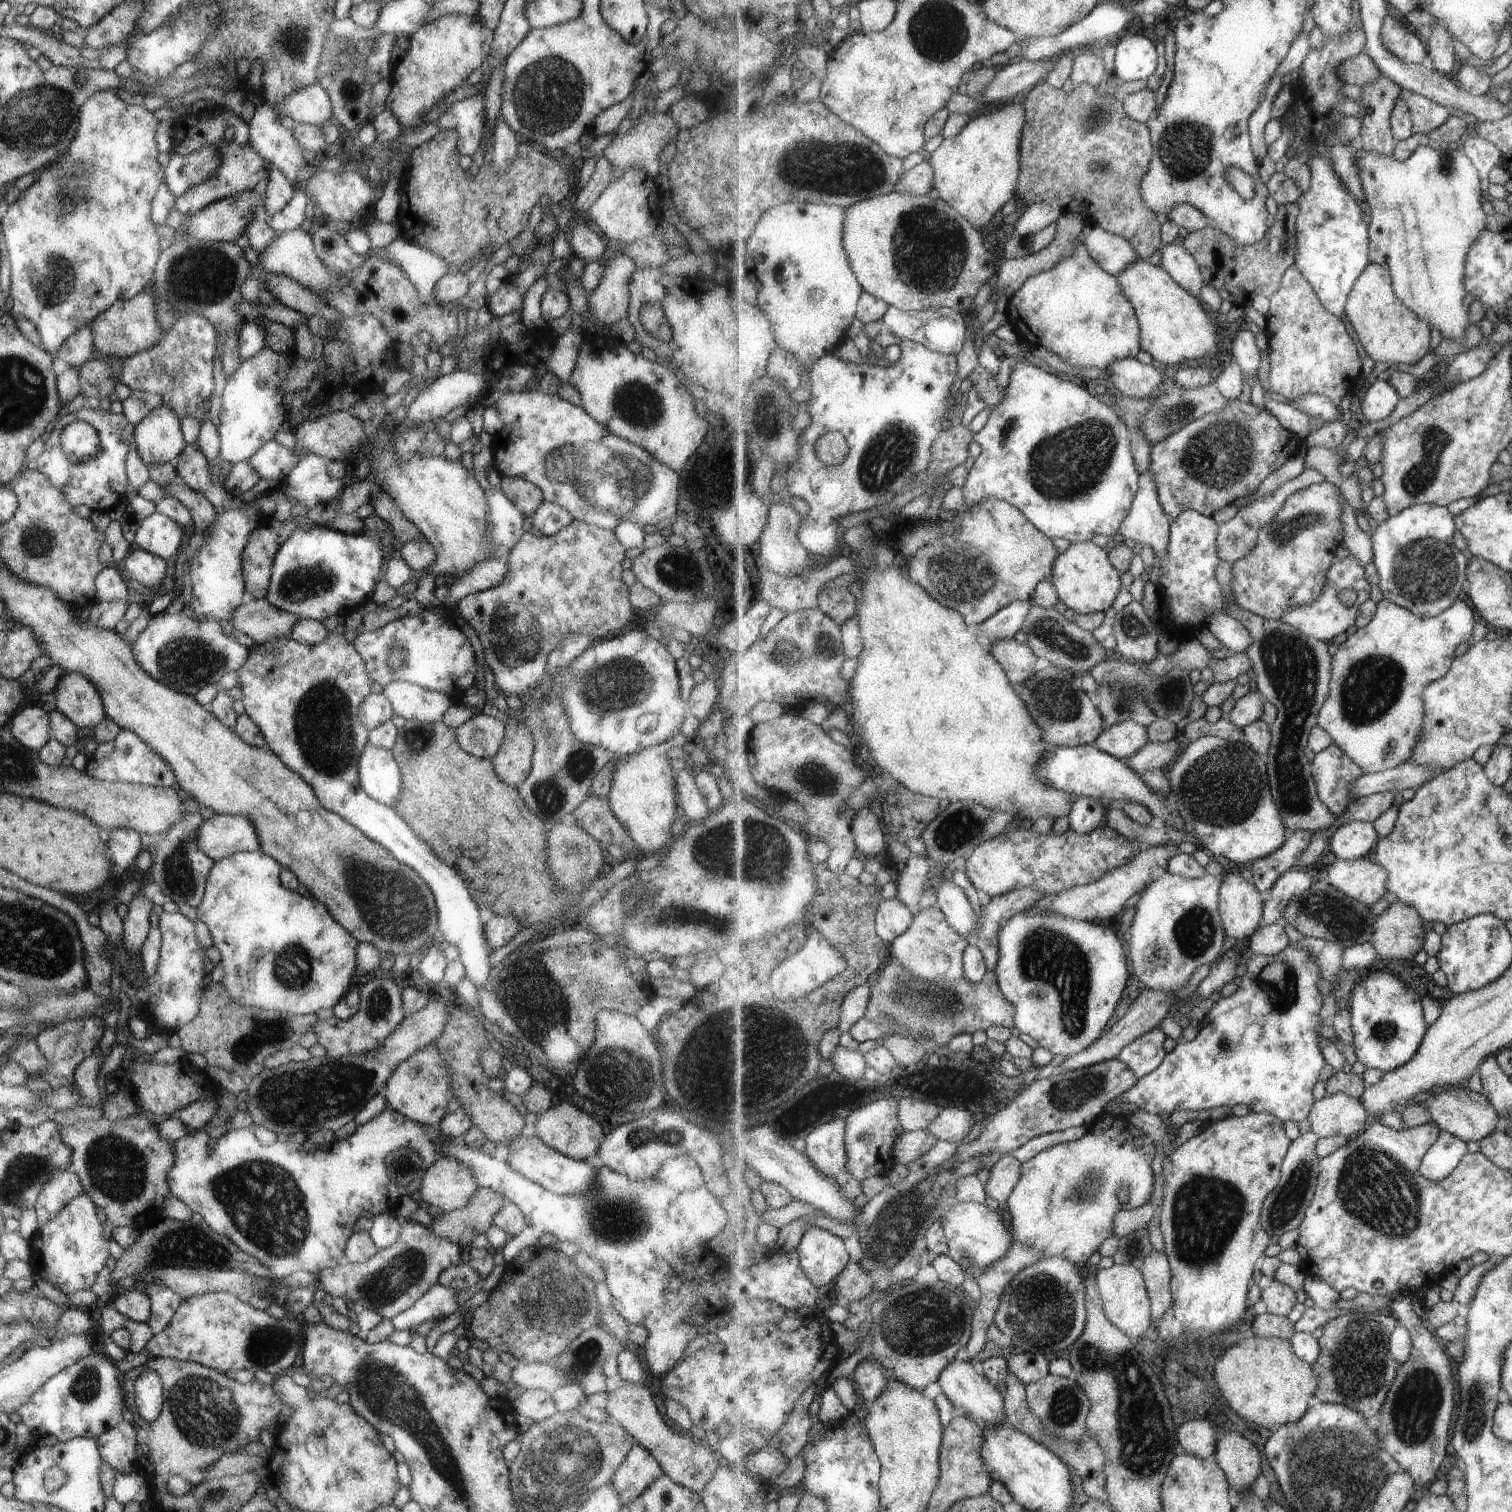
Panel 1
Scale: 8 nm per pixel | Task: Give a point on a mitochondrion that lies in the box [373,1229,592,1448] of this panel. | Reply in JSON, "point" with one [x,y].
{"point":[554,1301]}

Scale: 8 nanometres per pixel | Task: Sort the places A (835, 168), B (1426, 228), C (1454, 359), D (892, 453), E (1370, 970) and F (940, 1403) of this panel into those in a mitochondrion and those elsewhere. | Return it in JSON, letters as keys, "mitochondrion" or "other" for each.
{"A":"mitochondrion","B":"other","C":"other","D":"mitochondrion","E":"other","F":"other"}

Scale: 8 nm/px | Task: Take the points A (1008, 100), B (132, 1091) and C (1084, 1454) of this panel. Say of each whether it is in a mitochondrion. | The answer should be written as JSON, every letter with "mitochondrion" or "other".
{"A":"other","B":"other","C":"mitochondrion"}

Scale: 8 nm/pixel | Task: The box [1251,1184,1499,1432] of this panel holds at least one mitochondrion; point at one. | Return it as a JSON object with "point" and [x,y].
{"point":[1358,1369]}

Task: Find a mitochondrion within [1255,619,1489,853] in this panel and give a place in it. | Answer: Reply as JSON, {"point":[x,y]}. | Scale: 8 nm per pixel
{"point":[1371,685]}

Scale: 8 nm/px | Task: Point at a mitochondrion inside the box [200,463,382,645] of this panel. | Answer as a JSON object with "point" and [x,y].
{"point":[298,584]}

